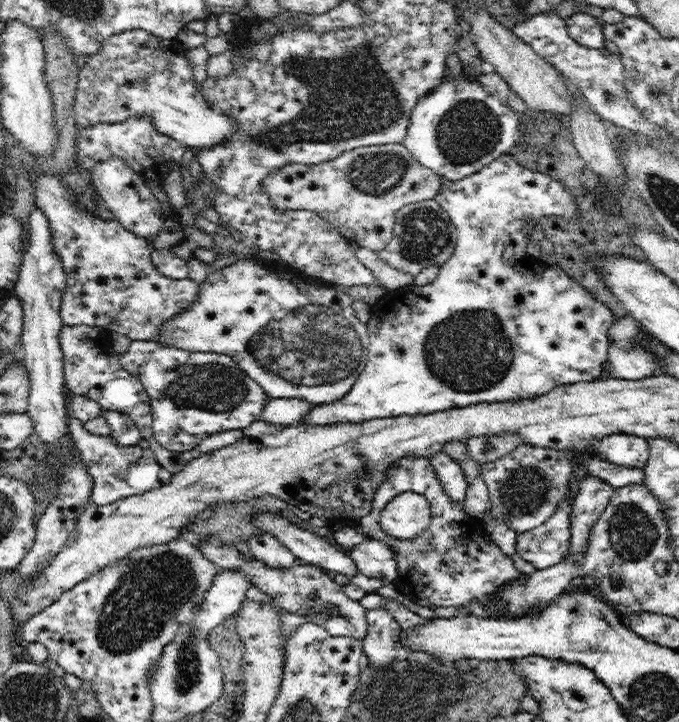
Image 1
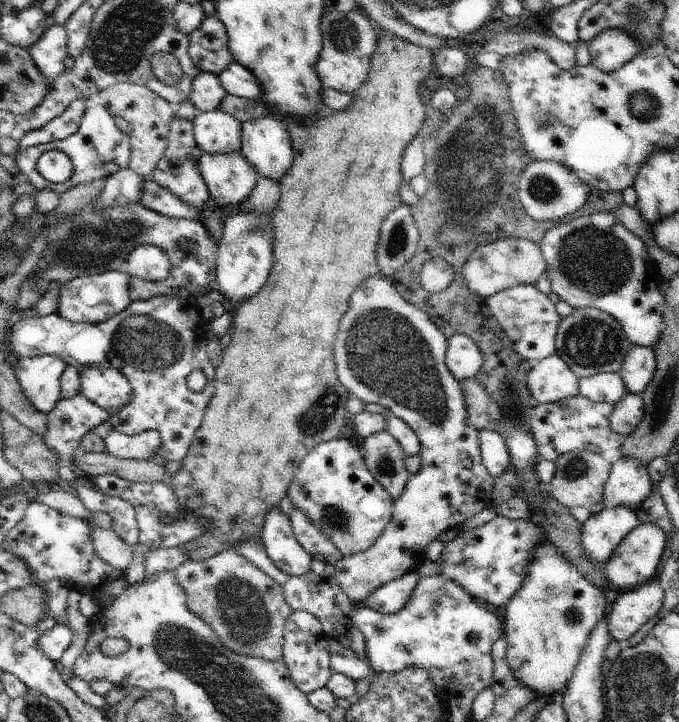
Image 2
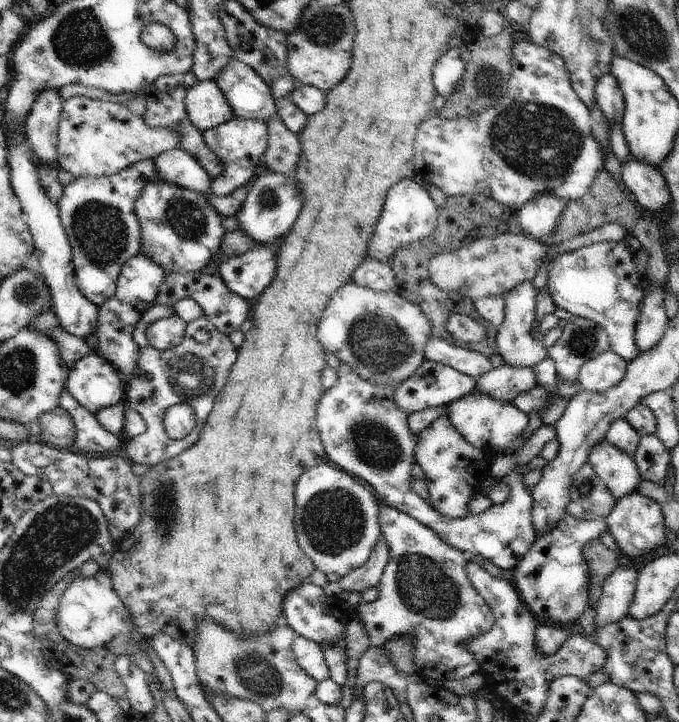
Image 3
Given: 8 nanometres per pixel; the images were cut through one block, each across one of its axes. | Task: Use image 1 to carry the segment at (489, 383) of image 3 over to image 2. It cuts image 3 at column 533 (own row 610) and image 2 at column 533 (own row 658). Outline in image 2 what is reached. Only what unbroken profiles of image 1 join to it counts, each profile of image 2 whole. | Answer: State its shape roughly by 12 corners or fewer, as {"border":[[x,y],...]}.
{"border":[[556,354],[535,362],[526,388],[539,404],[579,395],[579,379]]}

